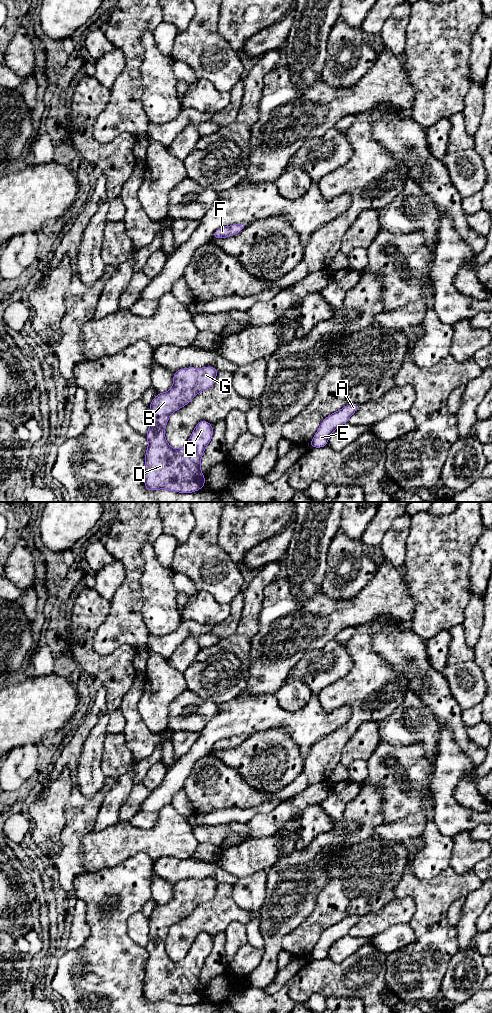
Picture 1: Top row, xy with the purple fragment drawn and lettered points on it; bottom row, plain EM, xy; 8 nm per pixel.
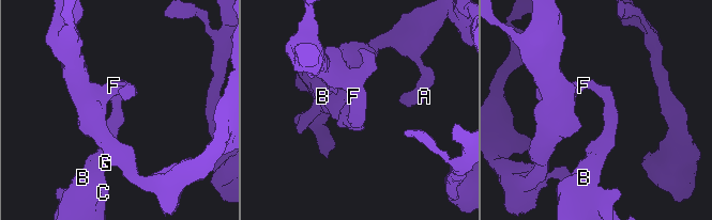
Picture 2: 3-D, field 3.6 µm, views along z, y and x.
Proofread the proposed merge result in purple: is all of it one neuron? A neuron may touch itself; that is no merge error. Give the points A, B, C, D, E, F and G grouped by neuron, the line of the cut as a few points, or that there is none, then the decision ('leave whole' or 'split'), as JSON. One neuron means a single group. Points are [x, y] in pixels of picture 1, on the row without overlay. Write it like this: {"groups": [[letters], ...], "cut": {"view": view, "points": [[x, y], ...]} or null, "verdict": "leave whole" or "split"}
{"groups": [["A", "B", "C", "D", "E", "F", "G"]], "cut": null, "verdict": "leave whole"}

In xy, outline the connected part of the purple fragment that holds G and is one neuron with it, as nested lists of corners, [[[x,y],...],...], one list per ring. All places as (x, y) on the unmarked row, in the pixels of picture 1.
[[[212,878],[187,879],[174,884],[173,897],[164,905],[157,905],[149,917],[149,941],[145,946],[148,959],[145,965],[144,998],[149,1003],[160,1001],[177,1005],[194,1005],[205,998],[205,987],[201,984],[201,970],[213,949],[213,937],[202,932],[195,938],[187,955],[180,961],[172,960],[165,951],[165,940],[175,923],[189,916],[201,903],[208,902],[216,894],[218,882]]]

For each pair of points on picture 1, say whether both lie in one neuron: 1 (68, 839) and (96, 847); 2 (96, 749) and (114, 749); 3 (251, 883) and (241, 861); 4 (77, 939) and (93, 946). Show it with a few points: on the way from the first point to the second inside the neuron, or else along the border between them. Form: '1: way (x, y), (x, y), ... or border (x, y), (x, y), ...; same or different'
1: border (92, 830), (82, 840), (83, 866); different
2: border (107, 733), (101, 761), (101, 770), (104, 773); different
3: border (266, 870), (256, 870), (238, 878); different
4: border (87, 919), (88, 937), (80, 946), (68, 950); different

